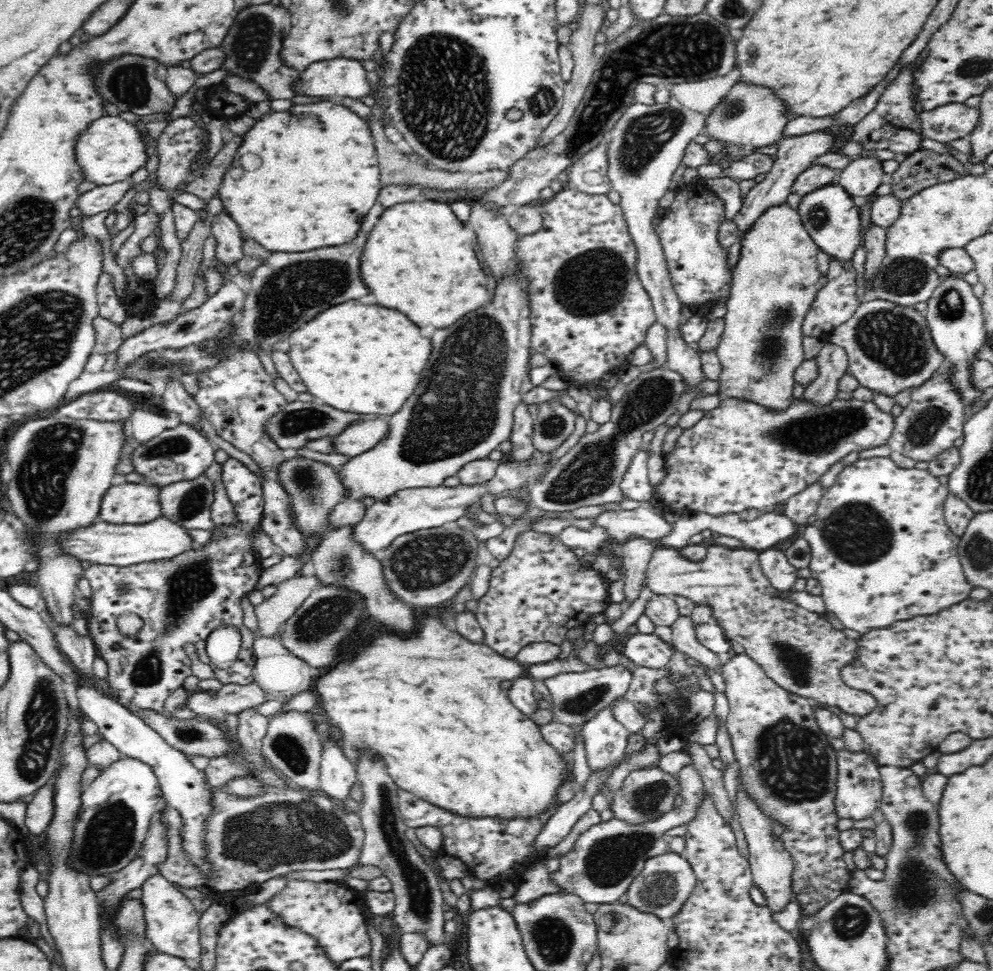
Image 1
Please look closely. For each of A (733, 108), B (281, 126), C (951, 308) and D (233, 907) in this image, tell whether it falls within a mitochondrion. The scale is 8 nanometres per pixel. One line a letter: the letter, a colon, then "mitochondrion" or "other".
A: mitochondrion
B: other
C: mitochondrion
D: other

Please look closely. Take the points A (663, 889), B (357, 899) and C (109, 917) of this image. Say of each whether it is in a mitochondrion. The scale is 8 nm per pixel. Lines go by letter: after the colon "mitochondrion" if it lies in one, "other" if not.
A: mitochondrion
B: other
C: other

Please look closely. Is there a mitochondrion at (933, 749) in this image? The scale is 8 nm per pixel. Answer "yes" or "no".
no

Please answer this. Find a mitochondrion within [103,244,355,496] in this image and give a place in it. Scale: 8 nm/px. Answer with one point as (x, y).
(298, 421)

